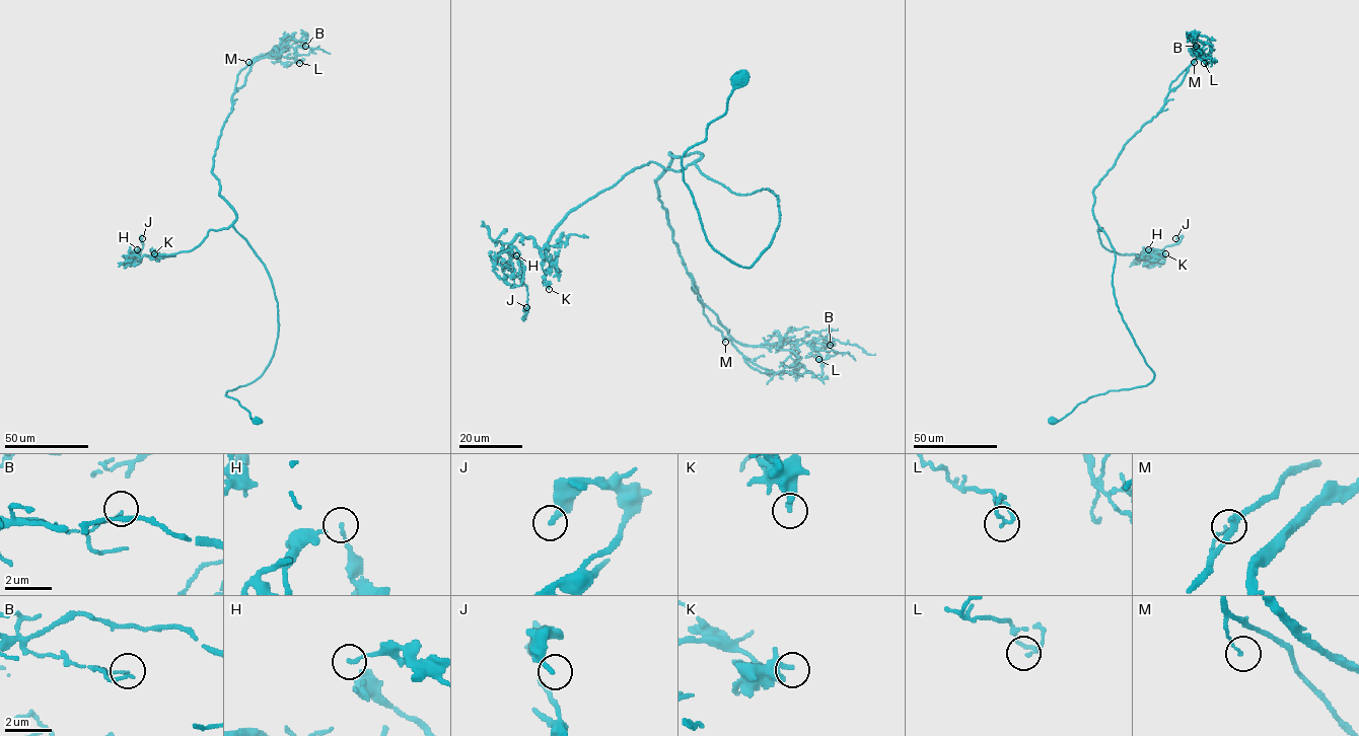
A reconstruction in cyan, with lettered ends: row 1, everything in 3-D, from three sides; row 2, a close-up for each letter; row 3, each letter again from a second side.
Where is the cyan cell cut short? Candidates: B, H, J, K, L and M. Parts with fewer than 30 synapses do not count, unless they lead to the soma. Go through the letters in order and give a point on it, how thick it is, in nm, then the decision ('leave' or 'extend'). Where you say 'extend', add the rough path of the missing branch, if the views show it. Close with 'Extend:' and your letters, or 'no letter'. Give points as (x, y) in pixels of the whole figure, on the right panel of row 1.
B: place (1196, 46); calibre 100 nm; leave
H: place (1148, 249); calibre 100 nm; leave
J: place (1175, 238); calibre 240 nm; leave
K: place (1165, 253); calibre 400 nm; leave
L: place (1204, 63); calibre 120 nm; leave
M: place (1194, 62); calibre 110 nm; leave
Extend: no letter

